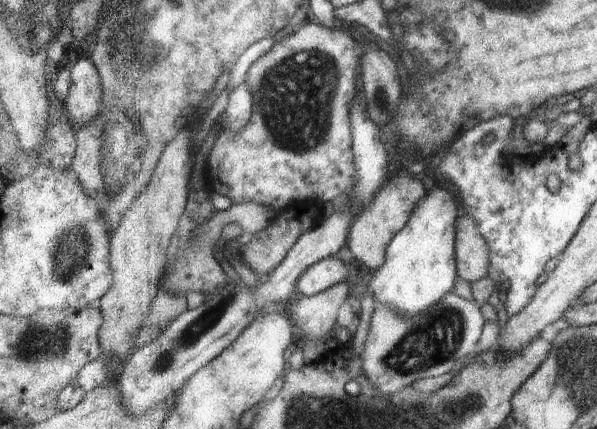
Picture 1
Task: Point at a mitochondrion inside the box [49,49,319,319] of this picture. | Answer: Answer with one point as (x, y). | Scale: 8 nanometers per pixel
(74, 246)

